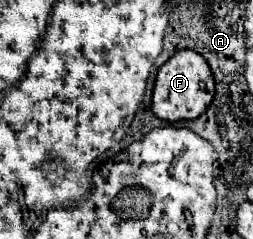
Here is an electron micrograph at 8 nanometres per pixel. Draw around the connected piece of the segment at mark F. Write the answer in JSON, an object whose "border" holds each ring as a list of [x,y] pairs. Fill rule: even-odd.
{"border":[[[180,50],[158,70],[154,98],[152,98],[152,110],[158,118],[168,120],[168,122],[192,120],[206,112],[212,98],[214,98],[214,76],[210,72],[208,62],[194,50]],[[200,82],[206,84],[204,90],[200,88]]]}

